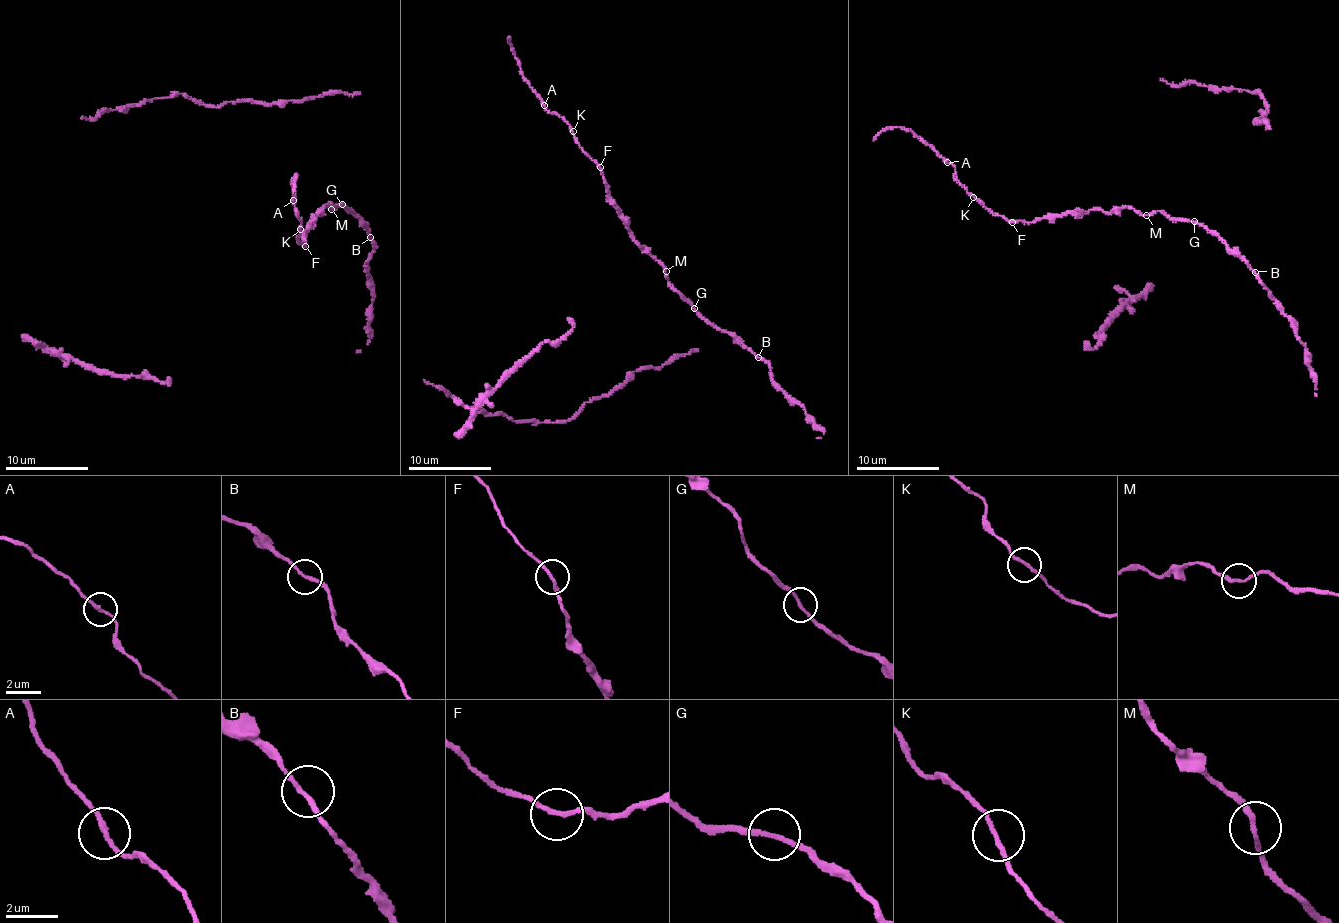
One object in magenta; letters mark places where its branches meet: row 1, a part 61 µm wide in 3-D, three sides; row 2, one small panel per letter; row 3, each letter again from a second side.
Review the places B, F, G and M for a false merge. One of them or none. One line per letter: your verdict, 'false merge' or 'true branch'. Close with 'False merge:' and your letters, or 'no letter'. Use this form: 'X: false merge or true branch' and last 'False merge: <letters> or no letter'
B: true branch
F: true branch
G: true branch
M: true branch
False merge: no letter

